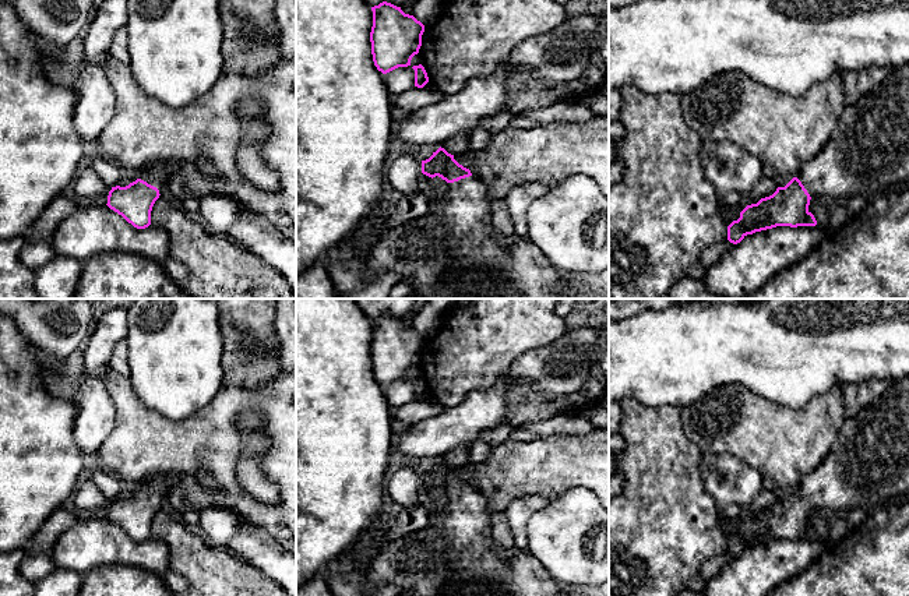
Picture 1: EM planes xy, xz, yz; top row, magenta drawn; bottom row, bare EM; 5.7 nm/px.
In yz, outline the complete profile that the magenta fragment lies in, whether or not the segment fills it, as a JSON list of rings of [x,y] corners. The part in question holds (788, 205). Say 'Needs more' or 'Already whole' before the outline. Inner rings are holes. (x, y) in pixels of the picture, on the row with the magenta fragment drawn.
Needs more. [[[909,64],[891,71],[877,87],[860,98],[859,102],[845,106],[839,120],[824,148],[808,162],[800,173],[785,187],[757,204],[747,205],[737,221],[727,226],[727,240],[740,243],[747,234],[776,226],[815,226],[817,221],[808,211],[813,195],[824,195],[831,201],[846,201],[849,197],[862,195],[869,201],[885,193],[892,184],[909,180]]]

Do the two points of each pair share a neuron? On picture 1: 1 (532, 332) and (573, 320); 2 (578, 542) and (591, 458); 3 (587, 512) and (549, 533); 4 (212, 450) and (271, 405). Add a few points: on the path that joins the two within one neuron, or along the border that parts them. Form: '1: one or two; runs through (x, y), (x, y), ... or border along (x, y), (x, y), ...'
1: two; border along (563, 318), (567, 330)
2: two; border along (594, 492), (585, 487), (570, 487), (555, 497)
3: one; runs through (577, 522), (566, 533), (559, 533)
4: one; runs through (214, 431), (242, 404), (253, 404)

